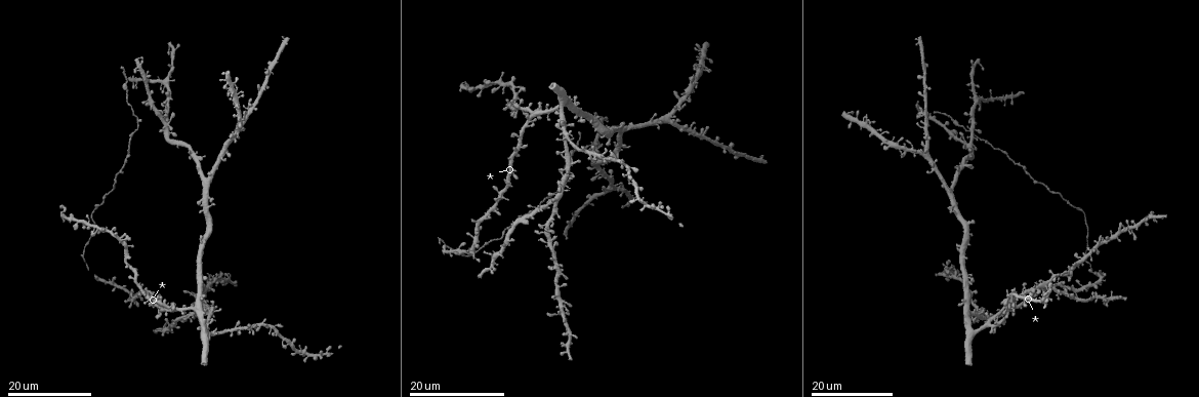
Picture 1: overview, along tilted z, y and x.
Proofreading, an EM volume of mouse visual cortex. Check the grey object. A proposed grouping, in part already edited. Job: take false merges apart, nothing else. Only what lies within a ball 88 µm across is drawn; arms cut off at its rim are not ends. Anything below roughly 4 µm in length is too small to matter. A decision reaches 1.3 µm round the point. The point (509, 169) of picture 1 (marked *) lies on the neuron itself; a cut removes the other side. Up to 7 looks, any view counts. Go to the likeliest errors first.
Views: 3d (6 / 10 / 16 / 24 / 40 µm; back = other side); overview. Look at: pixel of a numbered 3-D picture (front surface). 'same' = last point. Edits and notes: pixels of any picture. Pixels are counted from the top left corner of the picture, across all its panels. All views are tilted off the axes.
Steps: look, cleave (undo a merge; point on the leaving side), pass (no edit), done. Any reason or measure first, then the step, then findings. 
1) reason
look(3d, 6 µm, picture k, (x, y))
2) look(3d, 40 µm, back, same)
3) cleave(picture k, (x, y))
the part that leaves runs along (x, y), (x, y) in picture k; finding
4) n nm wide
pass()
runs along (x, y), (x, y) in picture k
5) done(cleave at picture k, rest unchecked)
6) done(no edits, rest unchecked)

look(3d, 16 µm, picture 1, (194, 308))

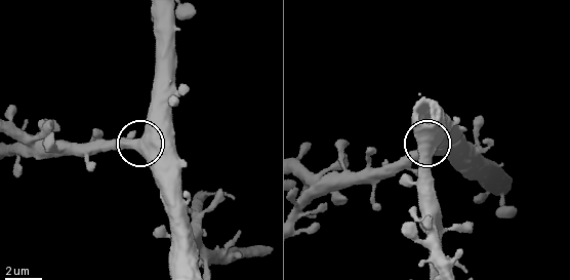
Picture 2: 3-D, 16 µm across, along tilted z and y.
look(3d, 6 µm, picture 2, (136, 148))

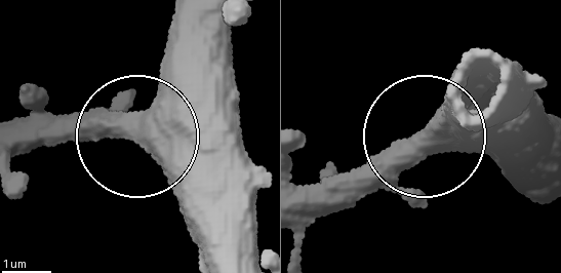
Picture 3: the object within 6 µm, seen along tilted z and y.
460 nm wide
pass()
one neuron here

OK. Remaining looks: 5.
look(3d, 16 µm, picture 1, (924, 150))

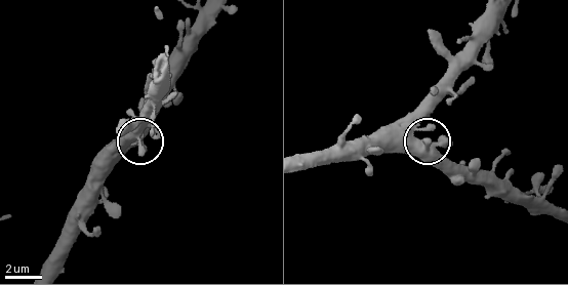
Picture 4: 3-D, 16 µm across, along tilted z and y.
look(3d, 10 µm, same)

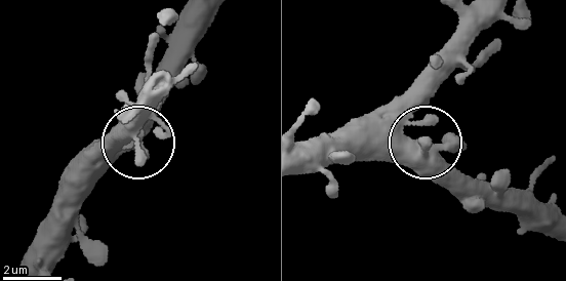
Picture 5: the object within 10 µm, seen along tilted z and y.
side arm 26 µm
pass()
one neuron here

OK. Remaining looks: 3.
look(3d, 16 µm, picture 1, (563, 104))

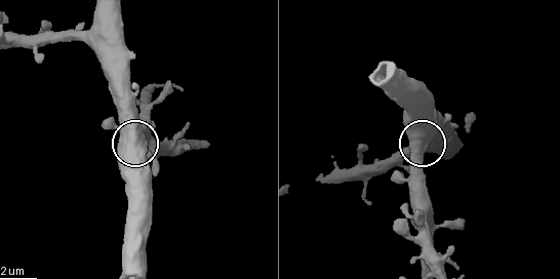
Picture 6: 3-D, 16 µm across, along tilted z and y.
look(3d, 10 µm, picture 6, (416, 145))

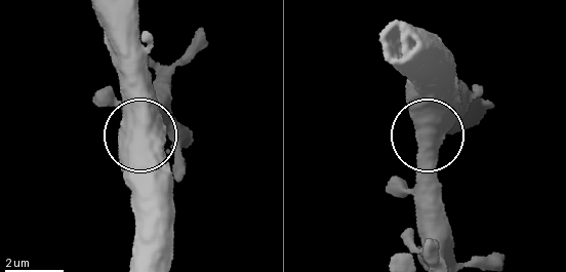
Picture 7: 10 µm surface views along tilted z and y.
side arm 8 µm
pass()
all the same neuron

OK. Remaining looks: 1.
done(no edits, rest unchecked)

